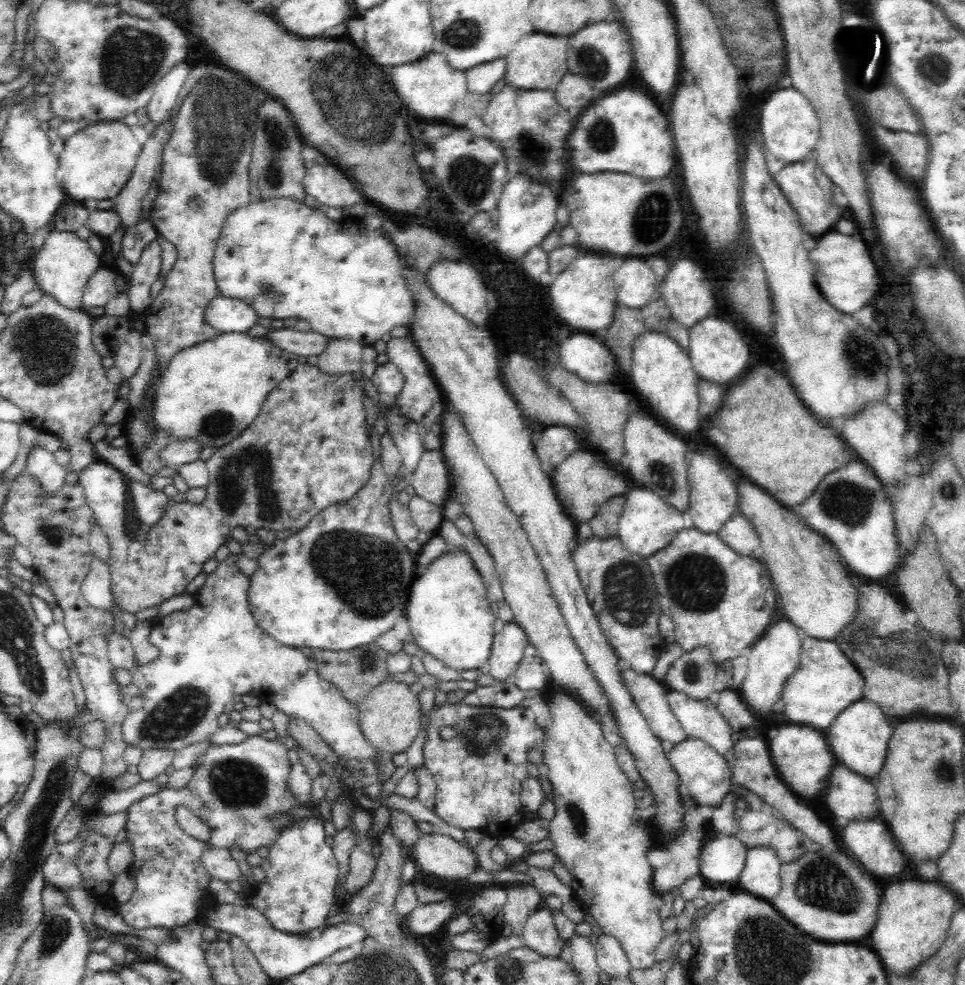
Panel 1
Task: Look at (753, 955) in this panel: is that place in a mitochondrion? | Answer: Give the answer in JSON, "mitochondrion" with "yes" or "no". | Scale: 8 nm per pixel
{"mitochondrion":"yes"}

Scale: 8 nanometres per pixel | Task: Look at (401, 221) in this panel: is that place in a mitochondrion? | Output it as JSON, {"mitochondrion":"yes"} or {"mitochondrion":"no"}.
{"mitochondrion":"no"}

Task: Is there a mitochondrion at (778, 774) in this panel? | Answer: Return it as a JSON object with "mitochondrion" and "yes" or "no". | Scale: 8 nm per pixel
{"mitochondrion":"no"}

